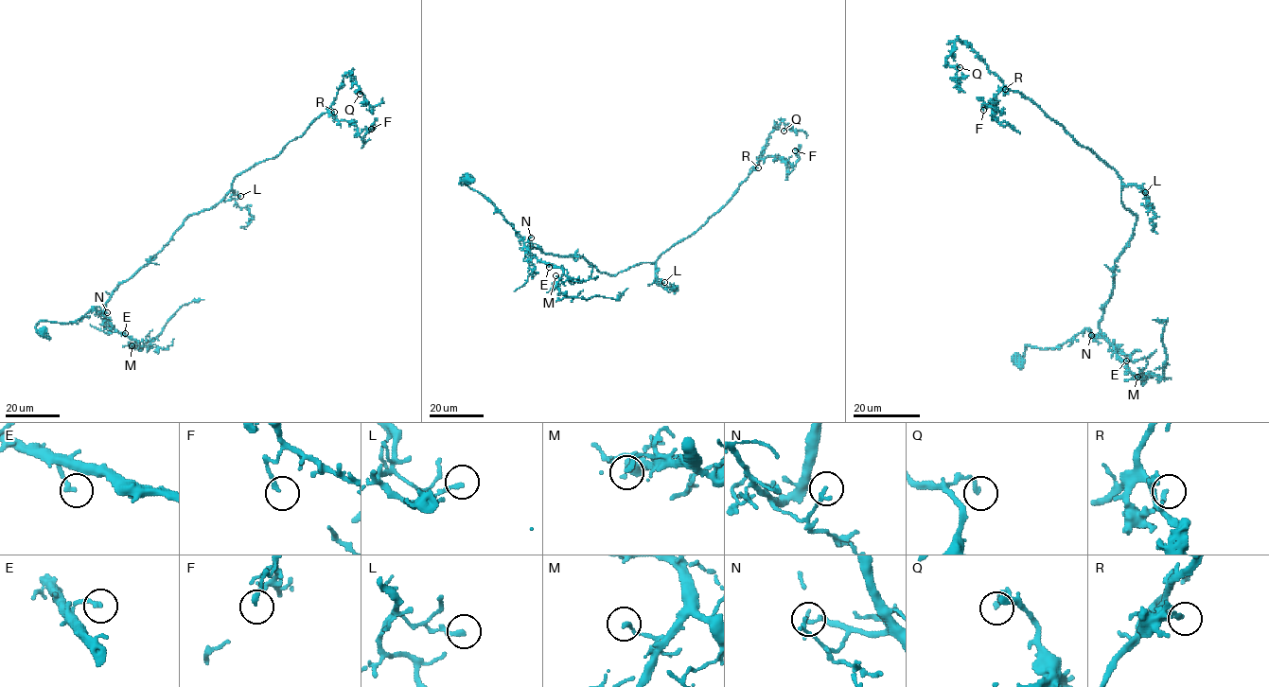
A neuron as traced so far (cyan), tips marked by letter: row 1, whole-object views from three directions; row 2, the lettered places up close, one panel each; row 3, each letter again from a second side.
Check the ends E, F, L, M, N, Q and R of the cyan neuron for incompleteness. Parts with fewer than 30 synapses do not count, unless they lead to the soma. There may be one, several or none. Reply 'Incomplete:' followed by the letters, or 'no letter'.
Incomplete: no letter

